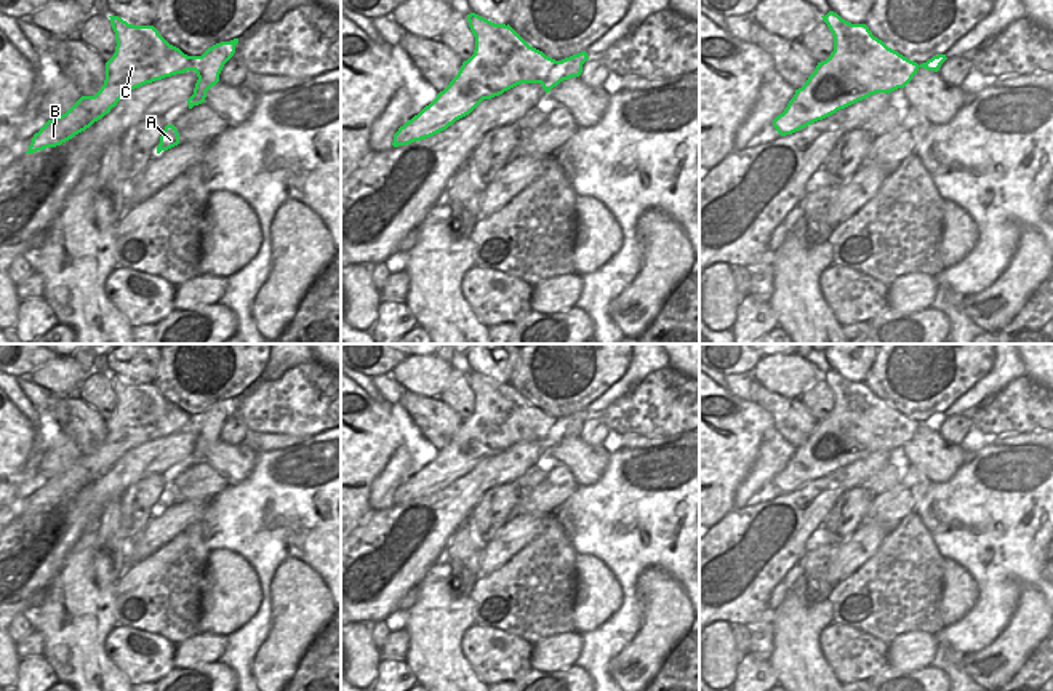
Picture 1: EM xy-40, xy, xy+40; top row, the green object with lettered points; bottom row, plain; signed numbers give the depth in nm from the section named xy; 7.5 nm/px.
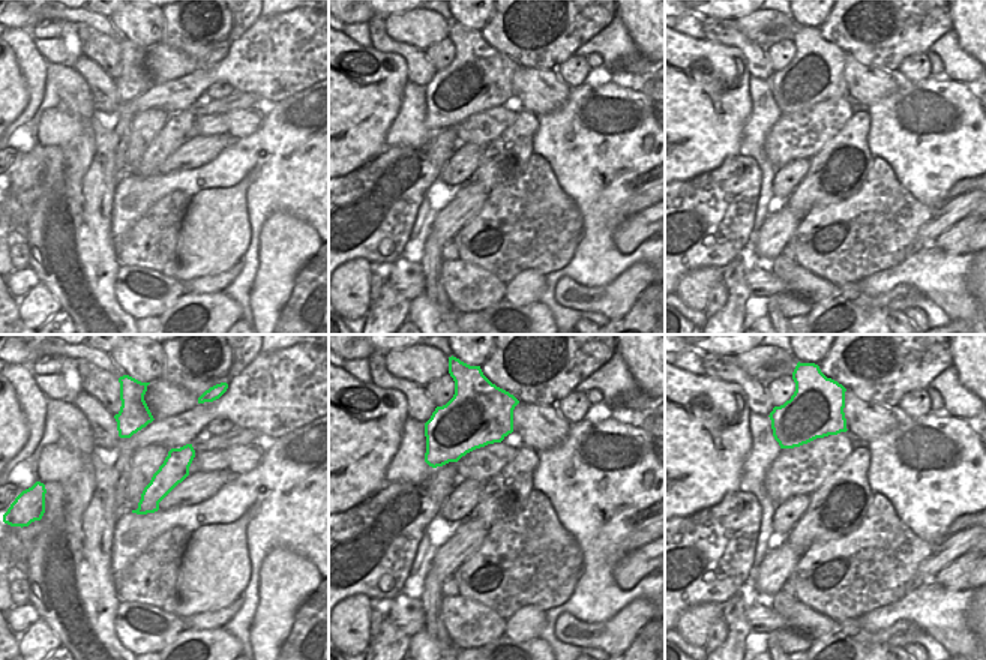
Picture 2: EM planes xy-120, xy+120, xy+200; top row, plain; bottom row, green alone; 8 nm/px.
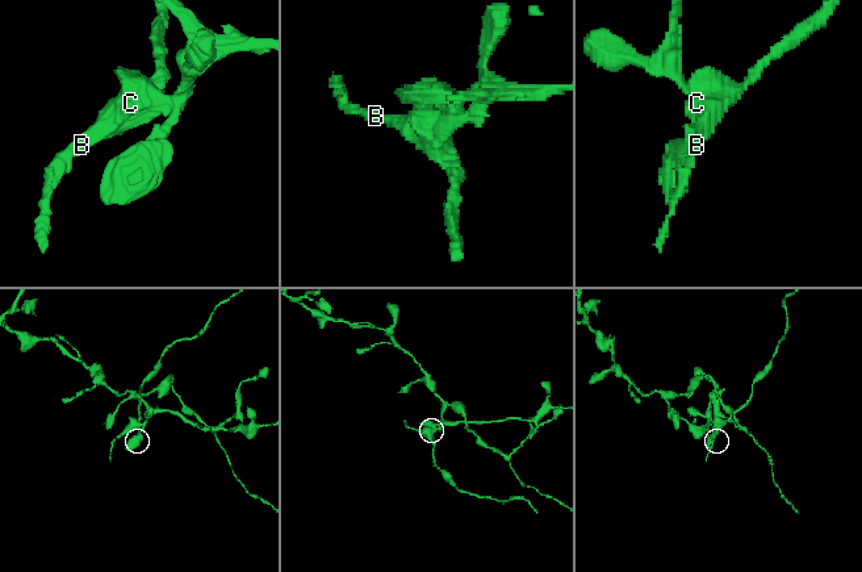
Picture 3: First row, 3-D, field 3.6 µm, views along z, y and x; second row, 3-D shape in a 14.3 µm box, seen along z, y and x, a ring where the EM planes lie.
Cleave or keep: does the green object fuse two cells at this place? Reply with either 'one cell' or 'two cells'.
two cells

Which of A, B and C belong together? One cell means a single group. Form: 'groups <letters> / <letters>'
groups A / B C

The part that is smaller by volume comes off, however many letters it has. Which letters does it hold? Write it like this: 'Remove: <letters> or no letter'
Remove: B, C

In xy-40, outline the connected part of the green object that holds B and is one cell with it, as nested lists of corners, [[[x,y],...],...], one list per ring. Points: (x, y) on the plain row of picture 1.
[[[118,374],[109,376],[117,405],[106,421],[104,443],[94,454],[82,454],[66,472],[48,478],[34,493],[26,512],[72,497],[109,472],[122,454],[134,446],[195,429],[194,416],[170,403],[154,384],[133,384]]]

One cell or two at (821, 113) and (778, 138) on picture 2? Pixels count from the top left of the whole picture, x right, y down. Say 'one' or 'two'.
one

